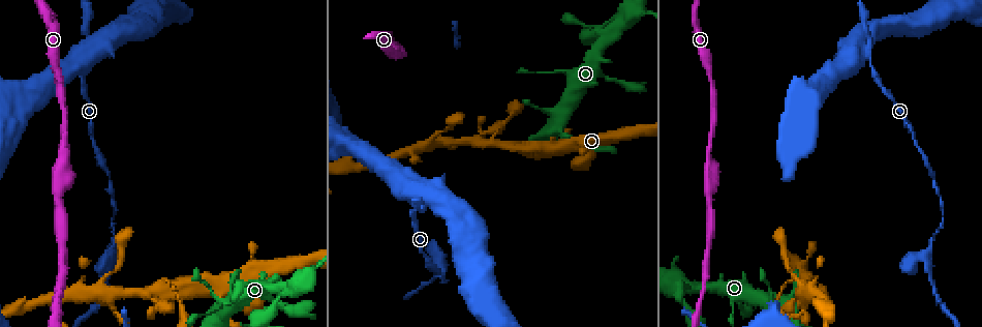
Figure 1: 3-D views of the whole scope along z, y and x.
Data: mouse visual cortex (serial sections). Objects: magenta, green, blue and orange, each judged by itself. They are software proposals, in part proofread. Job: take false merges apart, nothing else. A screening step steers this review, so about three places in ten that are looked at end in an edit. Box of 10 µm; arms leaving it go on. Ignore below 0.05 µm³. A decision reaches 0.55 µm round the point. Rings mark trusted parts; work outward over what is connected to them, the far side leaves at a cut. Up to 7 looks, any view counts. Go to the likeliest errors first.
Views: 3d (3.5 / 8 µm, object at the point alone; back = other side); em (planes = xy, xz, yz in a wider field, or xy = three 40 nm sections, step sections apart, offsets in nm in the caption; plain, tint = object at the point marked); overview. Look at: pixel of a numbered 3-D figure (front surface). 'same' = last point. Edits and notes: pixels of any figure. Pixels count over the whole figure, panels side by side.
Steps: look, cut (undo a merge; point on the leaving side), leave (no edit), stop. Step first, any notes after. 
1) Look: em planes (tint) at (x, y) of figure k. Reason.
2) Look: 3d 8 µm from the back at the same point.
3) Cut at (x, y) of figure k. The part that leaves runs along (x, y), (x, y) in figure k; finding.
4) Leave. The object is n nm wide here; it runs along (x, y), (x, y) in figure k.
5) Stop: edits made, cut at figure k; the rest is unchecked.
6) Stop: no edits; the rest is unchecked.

Look: 3d 3.5 µm from the back at (497, 145) of figure 1. Three arms meet.

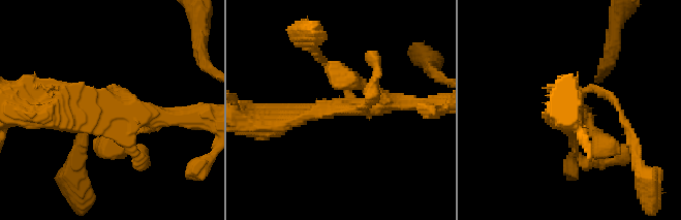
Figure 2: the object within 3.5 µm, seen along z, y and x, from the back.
Look: em xy step 1 (tint) at (343, 104) of figure 2.

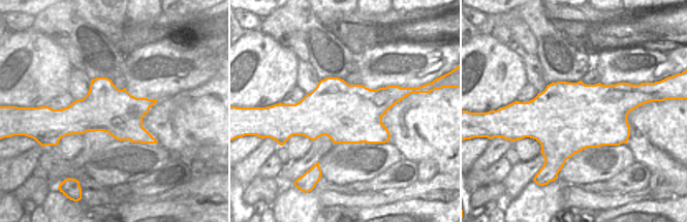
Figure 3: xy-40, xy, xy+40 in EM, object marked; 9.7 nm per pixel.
Leave. One cell here.

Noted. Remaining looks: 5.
Look: 3d 3.5 µm at (103, 294) of figure 1. Sharp bend.

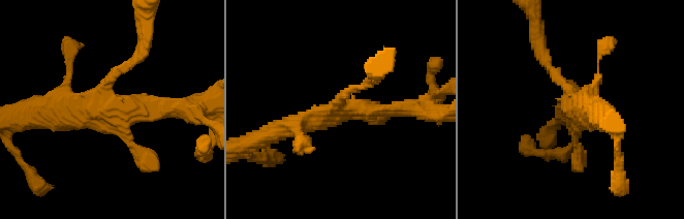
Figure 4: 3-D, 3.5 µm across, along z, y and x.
Look: em xy step 5 (tint) at (344, 110) of figure 4.

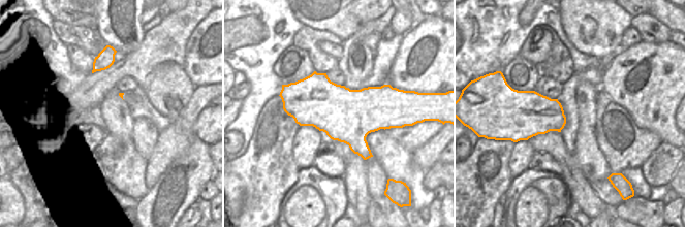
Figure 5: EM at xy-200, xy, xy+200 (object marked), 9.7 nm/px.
Leave. It runs along (414, 107), (350, 107), (277, 131) in figure 4; continuous, no second cell.

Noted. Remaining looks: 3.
Look: 3d 3.5 µm at (48, 299) of figure 1. Sharp bend.

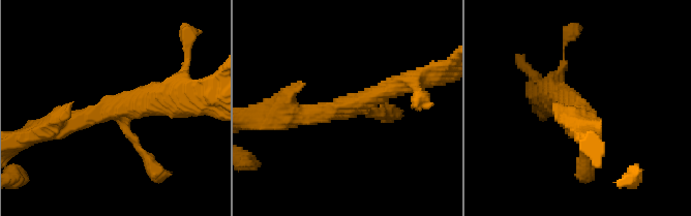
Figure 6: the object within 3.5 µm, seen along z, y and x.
Leave. It runs along (412, 82), (335, 111), (288, 114) in figure 6; all the same cell.

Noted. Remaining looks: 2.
Stop: no edits; the rest is unchecked.

